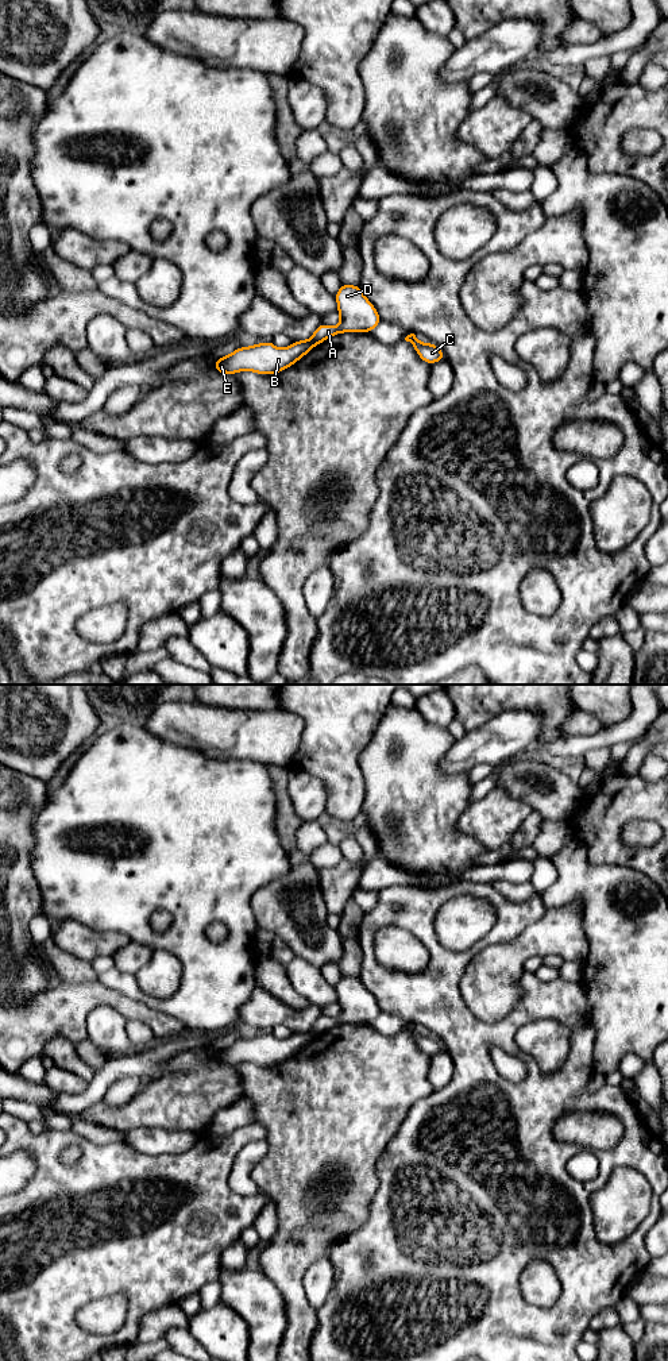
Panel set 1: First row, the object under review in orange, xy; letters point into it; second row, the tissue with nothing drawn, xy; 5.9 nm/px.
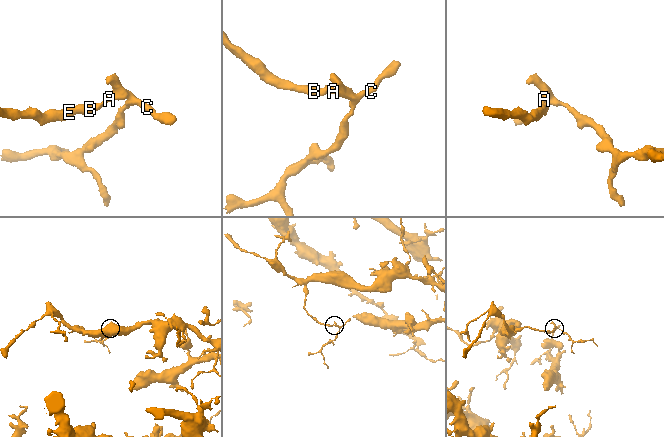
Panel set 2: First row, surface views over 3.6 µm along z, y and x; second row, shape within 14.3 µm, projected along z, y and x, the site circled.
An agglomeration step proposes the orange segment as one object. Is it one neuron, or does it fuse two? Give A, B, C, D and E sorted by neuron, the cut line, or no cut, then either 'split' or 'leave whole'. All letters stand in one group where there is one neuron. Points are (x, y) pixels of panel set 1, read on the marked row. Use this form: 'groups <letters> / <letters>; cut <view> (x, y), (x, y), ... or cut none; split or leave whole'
groups A C D / B E; cut xy (308, 340), (312, 347); split

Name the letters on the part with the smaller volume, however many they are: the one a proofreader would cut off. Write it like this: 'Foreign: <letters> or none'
Foreign: A, C, D

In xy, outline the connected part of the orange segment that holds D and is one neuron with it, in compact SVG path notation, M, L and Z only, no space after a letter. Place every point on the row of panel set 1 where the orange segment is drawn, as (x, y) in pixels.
M343 284L335 294L340 324L329 327L320 324L309 343L316 347L321 342L343 332L370 332L382 321L375 306L367 300L362 289L355 285Z

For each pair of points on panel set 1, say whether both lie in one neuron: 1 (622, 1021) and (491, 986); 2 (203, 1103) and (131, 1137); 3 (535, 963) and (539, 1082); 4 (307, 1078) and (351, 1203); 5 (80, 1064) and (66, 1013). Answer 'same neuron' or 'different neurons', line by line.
1: different neurons
2: different neurons
3: different neurons
4: same neuron
5: different neurons

